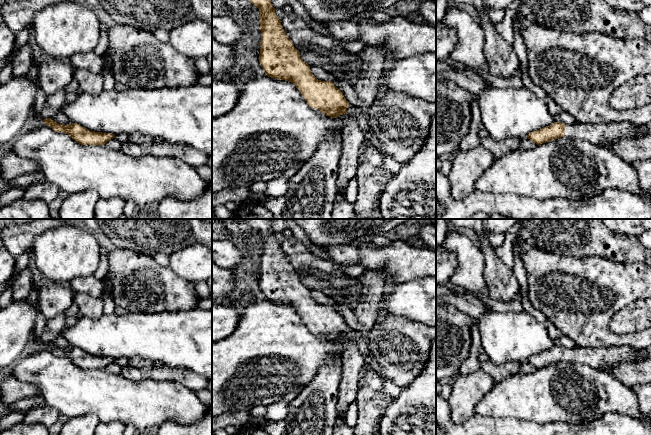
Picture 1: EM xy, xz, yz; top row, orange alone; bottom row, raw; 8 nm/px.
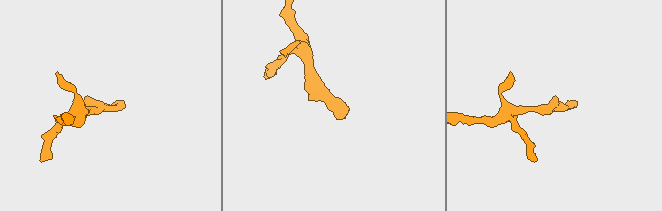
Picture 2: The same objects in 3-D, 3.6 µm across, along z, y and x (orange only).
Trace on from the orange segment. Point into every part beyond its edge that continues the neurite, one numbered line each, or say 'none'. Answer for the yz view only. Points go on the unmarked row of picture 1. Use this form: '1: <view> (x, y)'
1: yz (598, 358)

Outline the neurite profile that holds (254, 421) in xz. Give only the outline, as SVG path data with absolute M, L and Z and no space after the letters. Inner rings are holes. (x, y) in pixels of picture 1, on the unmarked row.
M250 416L247 425L263 428L266 425L266 423L267 422L265 418L257 418L257 417Z

